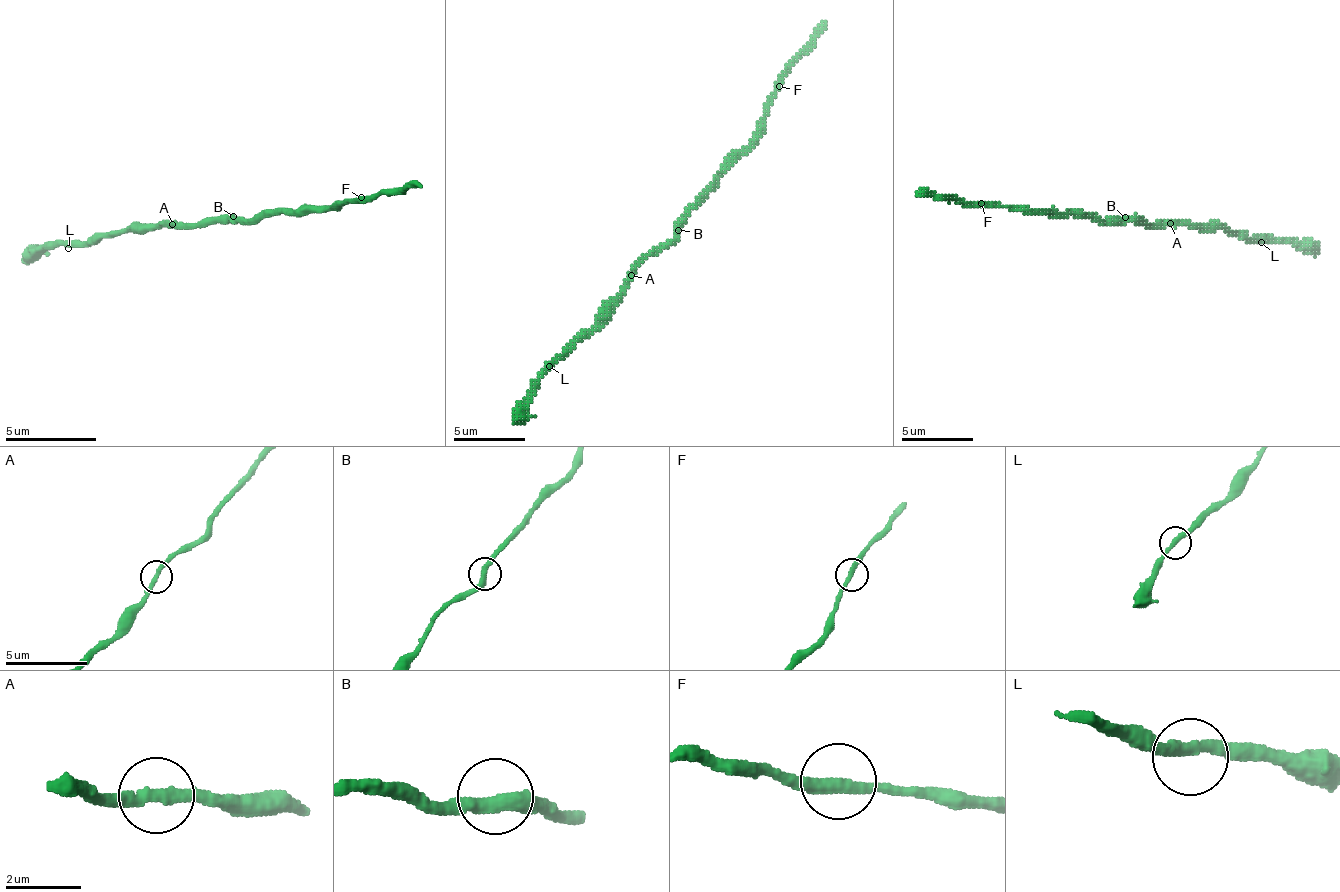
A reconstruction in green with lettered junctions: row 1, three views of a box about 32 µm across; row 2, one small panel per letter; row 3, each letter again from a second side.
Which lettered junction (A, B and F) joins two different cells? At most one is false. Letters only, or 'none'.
none

